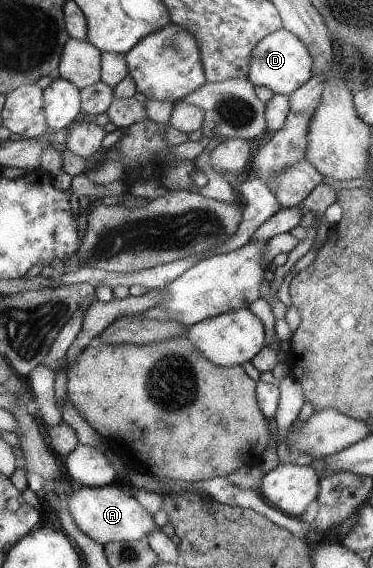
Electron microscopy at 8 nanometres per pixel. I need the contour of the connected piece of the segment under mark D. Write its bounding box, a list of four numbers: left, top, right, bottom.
[247,29,314,95]

